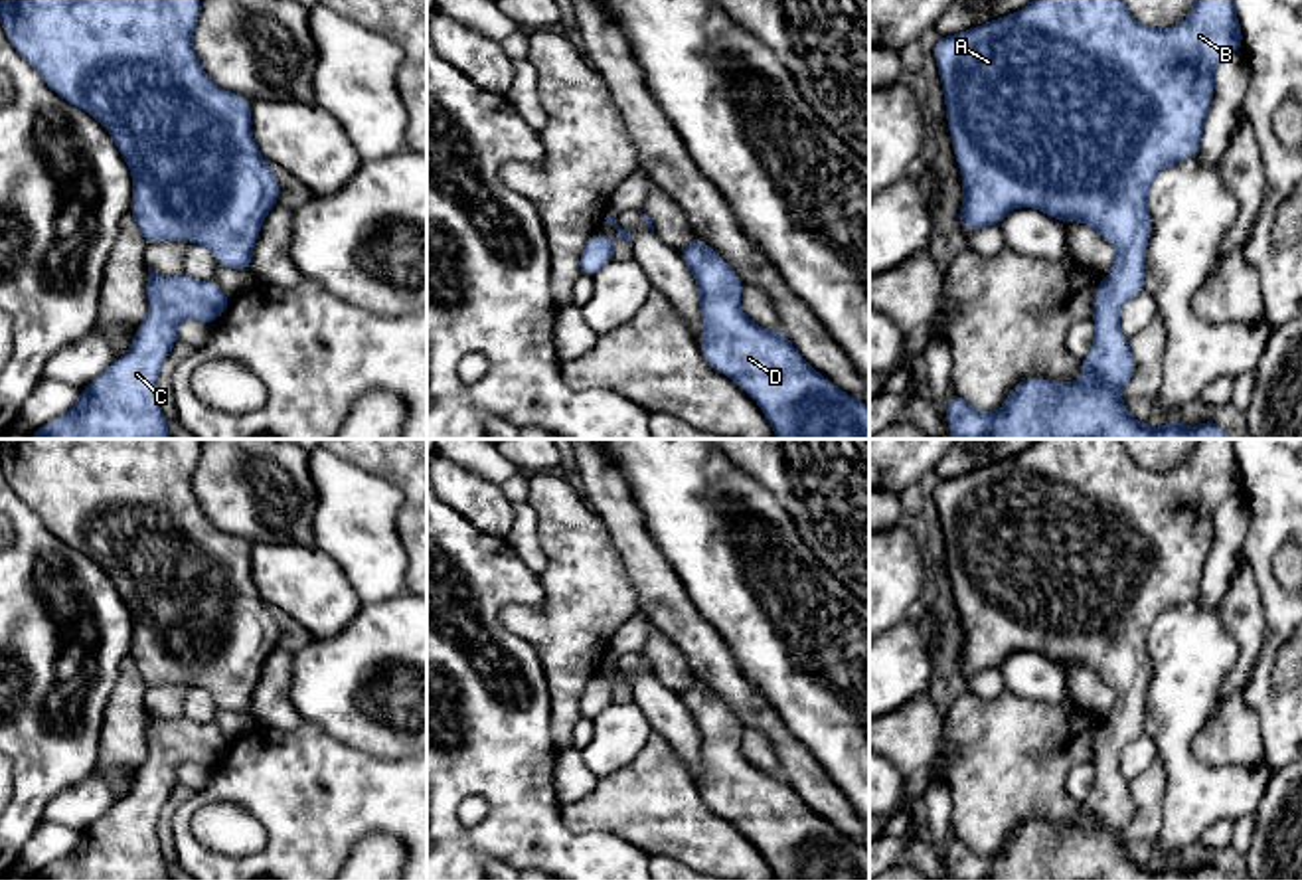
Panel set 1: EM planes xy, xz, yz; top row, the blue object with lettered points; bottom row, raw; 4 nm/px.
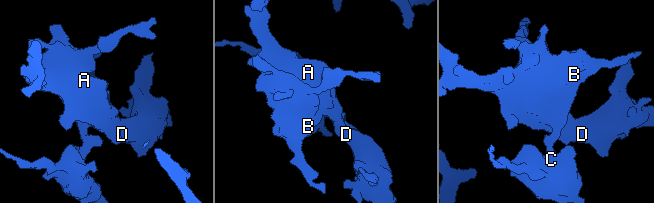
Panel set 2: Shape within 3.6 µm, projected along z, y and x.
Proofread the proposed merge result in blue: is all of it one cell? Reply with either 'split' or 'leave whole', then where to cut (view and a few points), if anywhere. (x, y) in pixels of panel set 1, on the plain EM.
leave whole | no cut

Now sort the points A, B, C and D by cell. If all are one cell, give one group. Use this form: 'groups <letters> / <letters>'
groups A B C D

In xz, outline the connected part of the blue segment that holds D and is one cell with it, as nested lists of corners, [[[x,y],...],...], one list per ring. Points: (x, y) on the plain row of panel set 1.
[[[705,684],[680,698],[699,734],[705,805],[757,844],[776,880],[869,880],[869,850],[814,813],[780,773],[745,759],[745,726]]]

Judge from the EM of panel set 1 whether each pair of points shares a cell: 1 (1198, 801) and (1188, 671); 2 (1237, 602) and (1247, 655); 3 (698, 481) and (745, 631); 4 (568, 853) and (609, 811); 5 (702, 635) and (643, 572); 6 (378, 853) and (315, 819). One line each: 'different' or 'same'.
1: same
2: same
3: same
4: different
5: same
6: different

